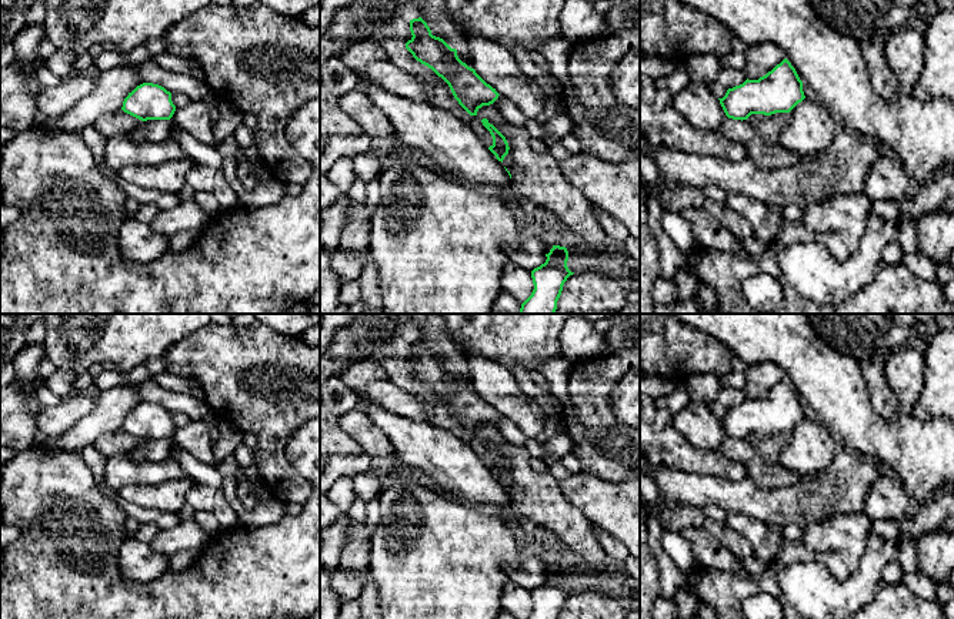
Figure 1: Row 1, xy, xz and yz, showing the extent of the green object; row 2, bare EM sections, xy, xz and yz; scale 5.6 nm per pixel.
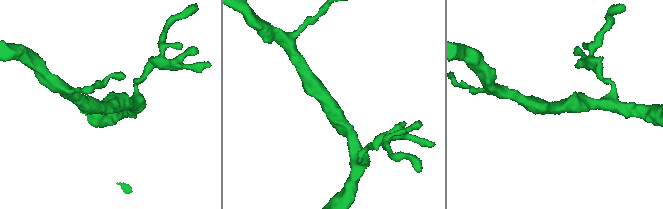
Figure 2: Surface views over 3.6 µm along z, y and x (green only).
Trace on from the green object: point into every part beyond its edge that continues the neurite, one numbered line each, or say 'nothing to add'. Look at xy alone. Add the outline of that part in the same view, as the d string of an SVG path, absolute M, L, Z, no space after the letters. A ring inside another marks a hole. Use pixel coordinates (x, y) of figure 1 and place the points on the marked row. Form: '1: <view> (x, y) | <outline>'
nothing to add

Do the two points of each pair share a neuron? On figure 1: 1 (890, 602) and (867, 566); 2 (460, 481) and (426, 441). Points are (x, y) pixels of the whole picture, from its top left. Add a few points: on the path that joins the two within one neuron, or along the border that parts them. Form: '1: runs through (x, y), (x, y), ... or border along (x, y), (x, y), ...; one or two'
1: border along (877, 586), (876, 596), (866, 604); two
2: runs through (456, 471), (436, 451); one

